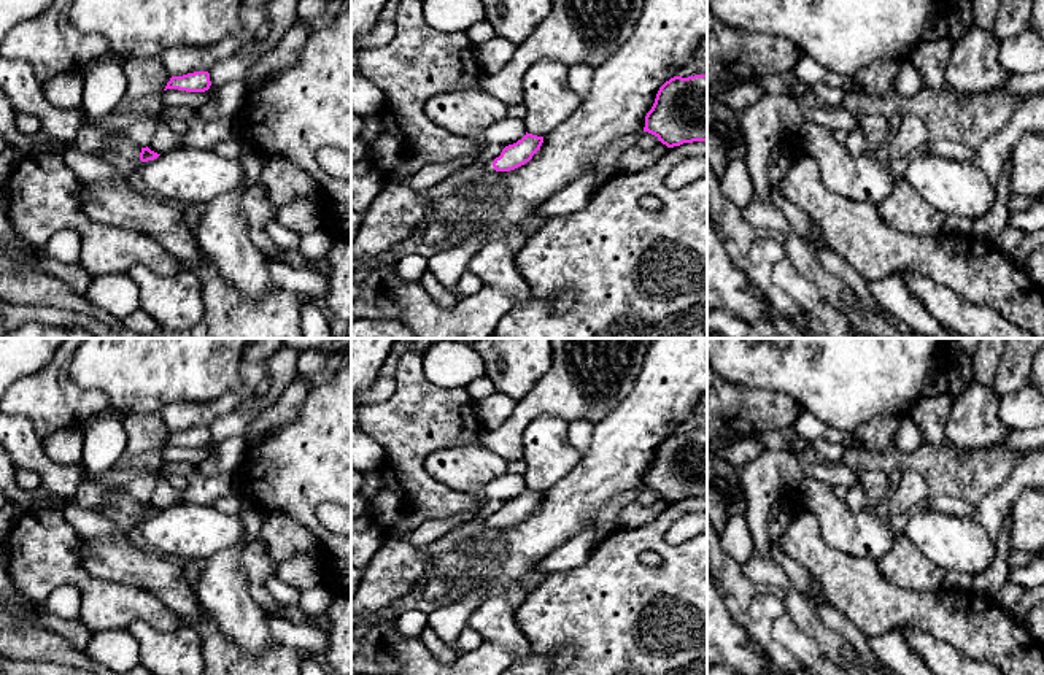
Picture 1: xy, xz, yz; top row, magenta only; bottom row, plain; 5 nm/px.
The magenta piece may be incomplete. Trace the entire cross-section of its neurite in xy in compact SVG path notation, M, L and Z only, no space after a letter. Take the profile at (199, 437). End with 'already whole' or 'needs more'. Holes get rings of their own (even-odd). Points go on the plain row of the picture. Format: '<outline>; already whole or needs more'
M194 427L183 432L172 432L165 445L178 445L186 448L205 448L211 442L208 427Z; already whole

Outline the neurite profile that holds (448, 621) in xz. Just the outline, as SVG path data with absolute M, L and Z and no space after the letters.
M480 584L469 591L462 599L442 604L435 611L427 615L427 626L456 653L464 651L458 646L458 638L469 626L470 615L489 597L494 591Z

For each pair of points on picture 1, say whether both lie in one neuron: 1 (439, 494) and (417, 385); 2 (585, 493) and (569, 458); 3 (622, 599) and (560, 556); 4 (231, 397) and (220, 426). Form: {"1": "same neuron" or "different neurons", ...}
{"1": "same neuron", "2": "different neurons", "3": "different neurons", "4": "different neurons"}

